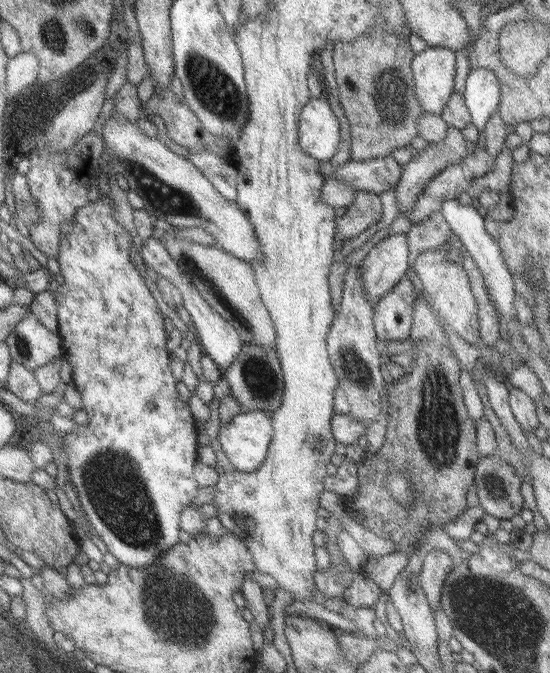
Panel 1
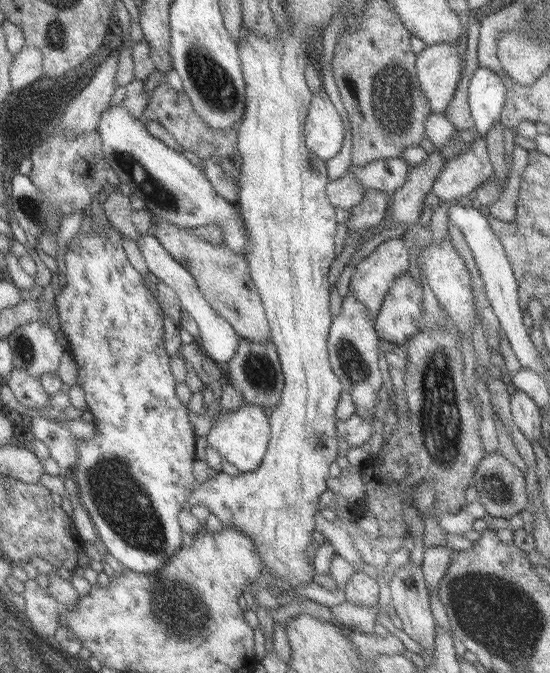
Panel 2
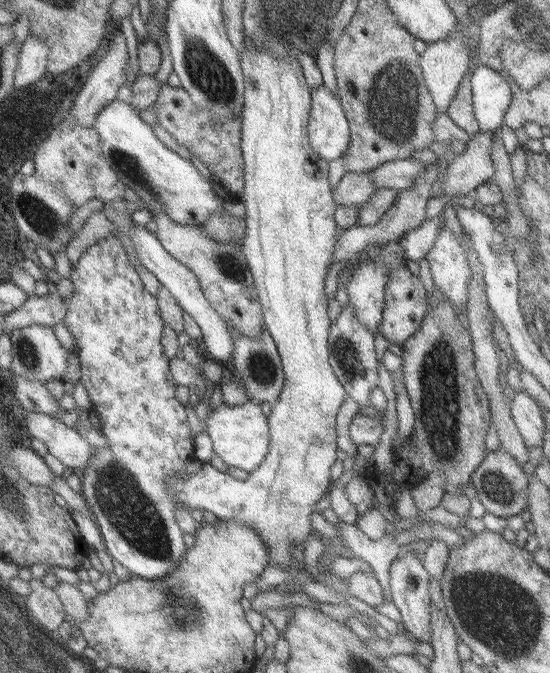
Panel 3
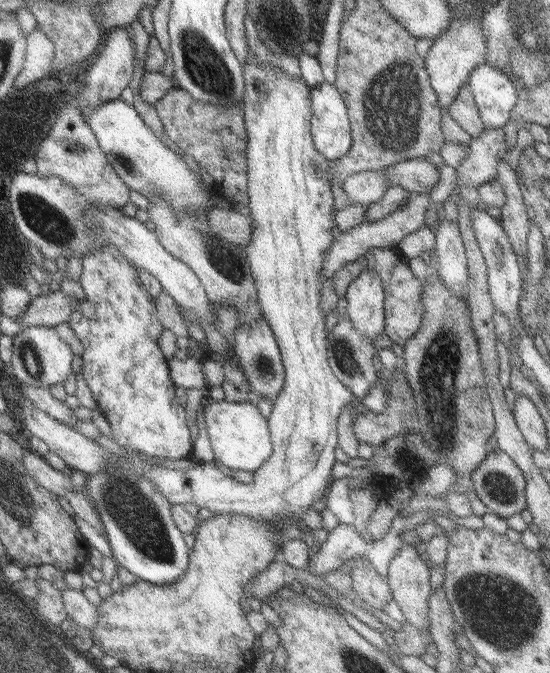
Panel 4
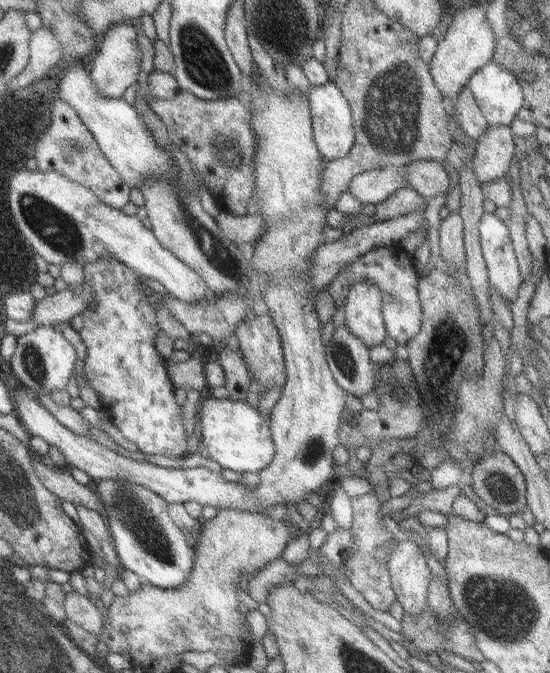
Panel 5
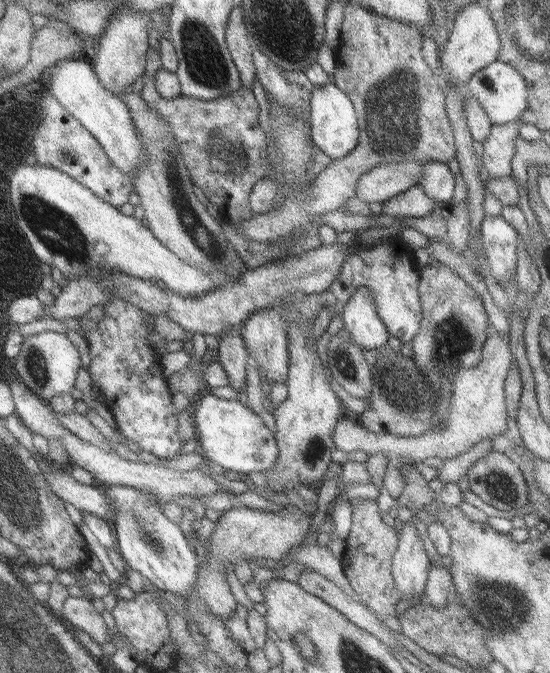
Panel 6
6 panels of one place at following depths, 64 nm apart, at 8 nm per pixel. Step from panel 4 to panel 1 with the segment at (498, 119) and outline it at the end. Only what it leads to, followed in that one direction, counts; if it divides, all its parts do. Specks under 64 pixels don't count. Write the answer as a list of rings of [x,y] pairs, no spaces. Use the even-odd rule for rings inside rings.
[[[487,68],[471,69],[465,78],[462,100],[470,123],[482,131],[487,117],[498,111],[500,89],[495,76]]]

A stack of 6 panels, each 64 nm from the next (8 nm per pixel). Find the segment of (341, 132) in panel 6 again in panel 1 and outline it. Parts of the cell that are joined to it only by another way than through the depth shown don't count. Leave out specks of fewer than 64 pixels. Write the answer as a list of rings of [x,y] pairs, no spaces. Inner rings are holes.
[[[310,98],[299,111],[297,121],[300,150],[321,163],[329,161],[337,153],[339,120],[327,100]]]

